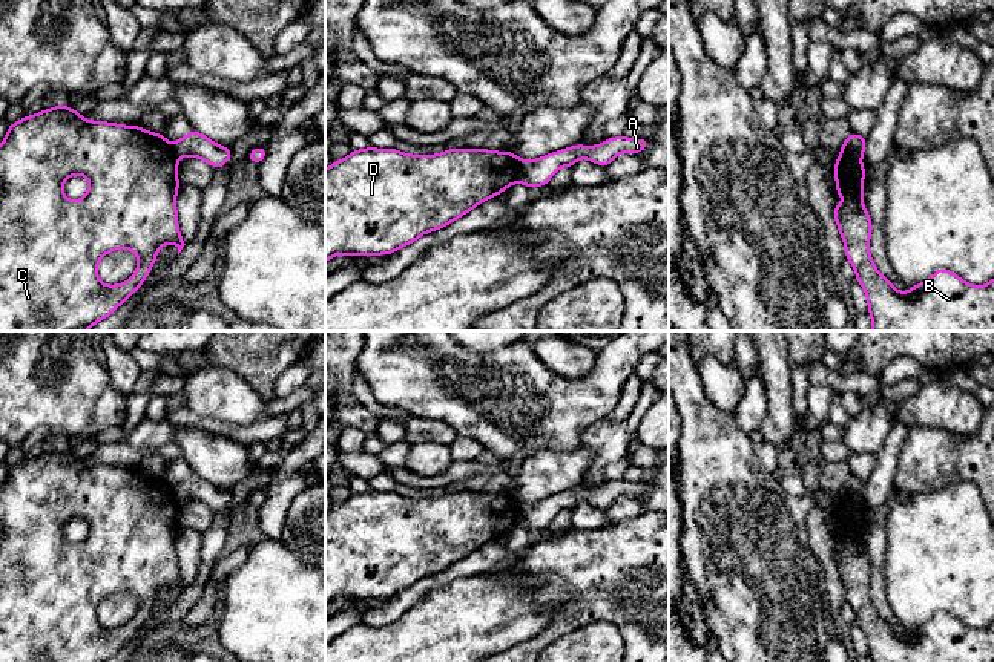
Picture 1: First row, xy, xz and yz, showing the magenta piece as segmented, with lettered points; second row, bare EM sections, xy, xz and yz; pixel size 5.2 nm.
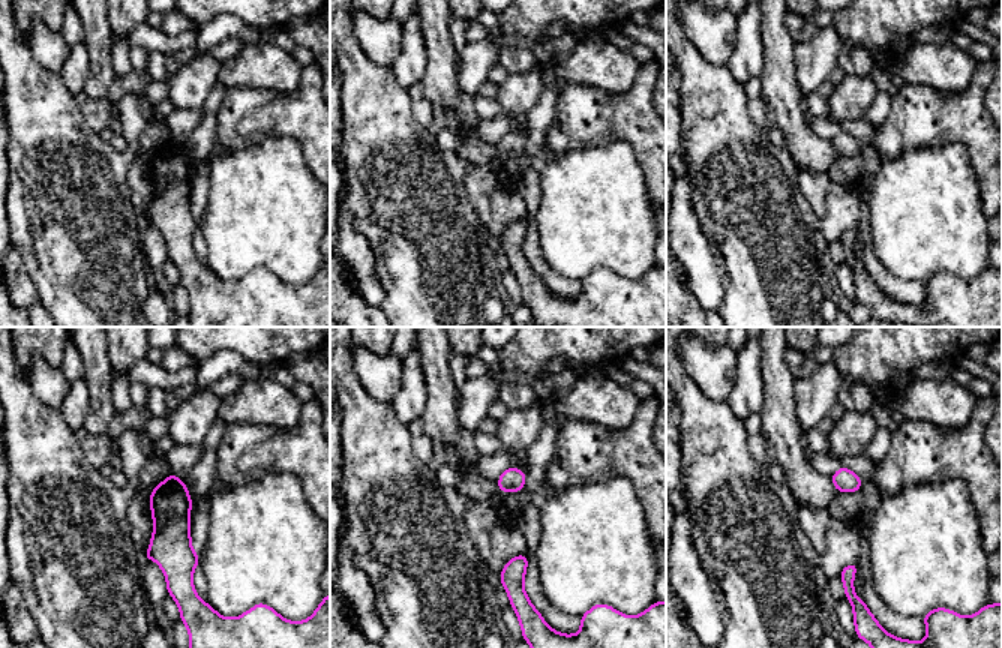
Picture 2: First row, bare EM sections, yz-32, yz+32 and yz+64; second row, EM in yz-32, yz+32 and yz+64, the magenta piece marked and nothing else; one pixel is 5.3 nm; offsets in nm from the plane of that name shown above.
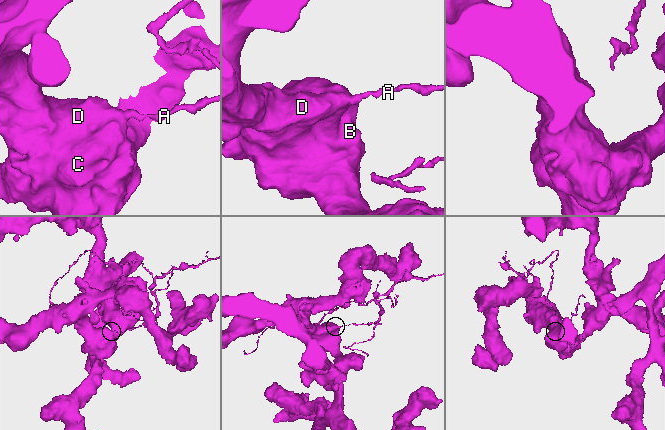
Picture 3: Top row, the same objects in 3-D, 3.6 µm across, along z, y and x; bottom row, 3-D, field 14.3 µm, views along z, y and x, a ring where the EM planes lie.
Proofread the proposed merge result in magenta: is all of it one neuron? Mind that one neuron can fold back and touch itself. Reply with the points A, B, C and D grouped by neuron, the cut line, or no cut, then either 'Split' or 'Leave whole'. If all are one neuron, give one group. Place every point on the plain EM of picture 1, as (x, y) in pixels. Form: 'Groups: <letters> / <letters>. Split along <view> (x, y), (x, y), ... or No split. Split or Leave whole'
Groups: A / B C D. Split along xz (520, 503), (514, 523). Split

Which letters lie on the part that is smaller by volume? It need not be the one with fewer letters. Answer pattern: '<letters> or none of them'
A

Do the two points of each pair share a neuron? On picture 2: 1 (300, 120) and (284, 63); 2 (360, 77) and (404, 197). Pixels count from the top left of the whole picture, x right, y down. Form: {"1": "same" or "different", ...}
{"1": "different", "2": "same"}

